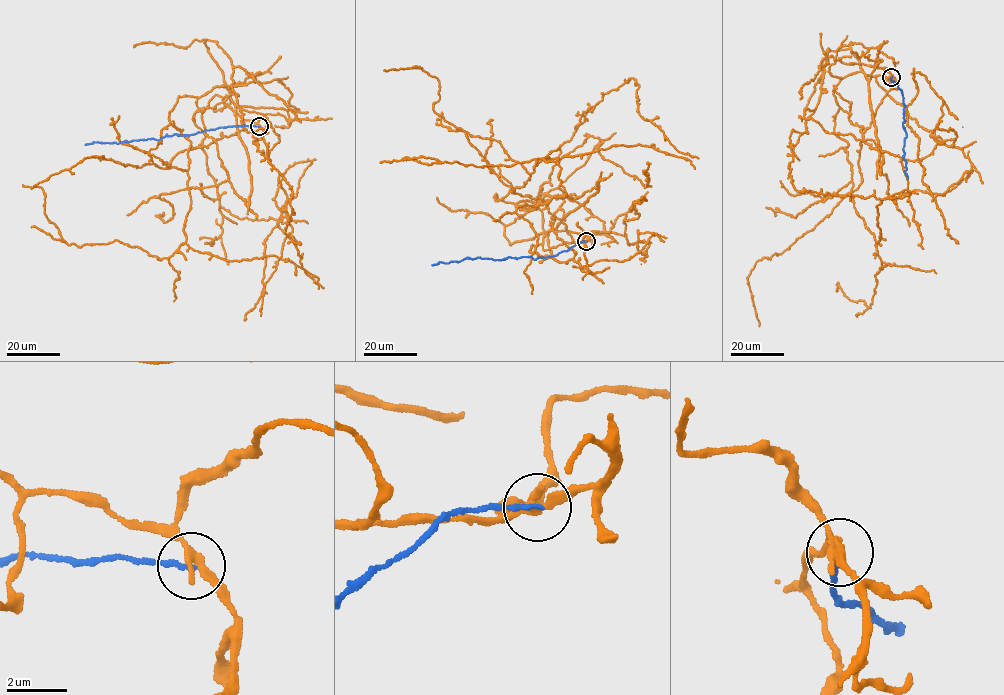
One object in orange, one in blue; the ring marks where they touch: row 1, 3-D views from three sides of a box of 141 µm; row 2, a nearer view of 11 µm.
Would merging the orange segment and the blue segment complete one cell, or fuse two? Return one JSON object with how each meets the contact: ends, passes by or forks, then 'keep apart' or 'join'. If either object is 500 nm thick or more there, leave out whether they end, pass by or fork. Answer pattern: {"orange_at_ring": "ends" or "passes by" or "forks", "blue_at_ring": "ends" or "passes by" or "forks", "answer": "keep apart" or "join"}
{"orange_at_ring": "passes by", "blue_at_ring": "ends", "answer": "keep apart"}

